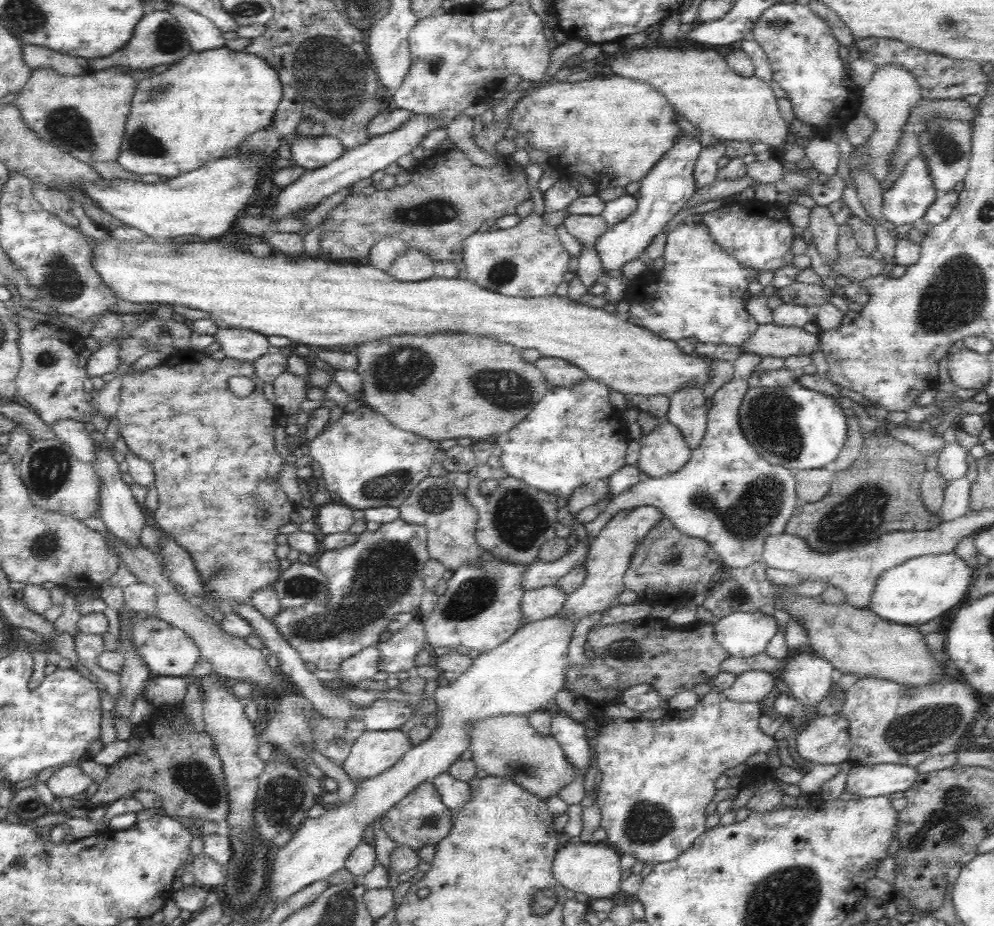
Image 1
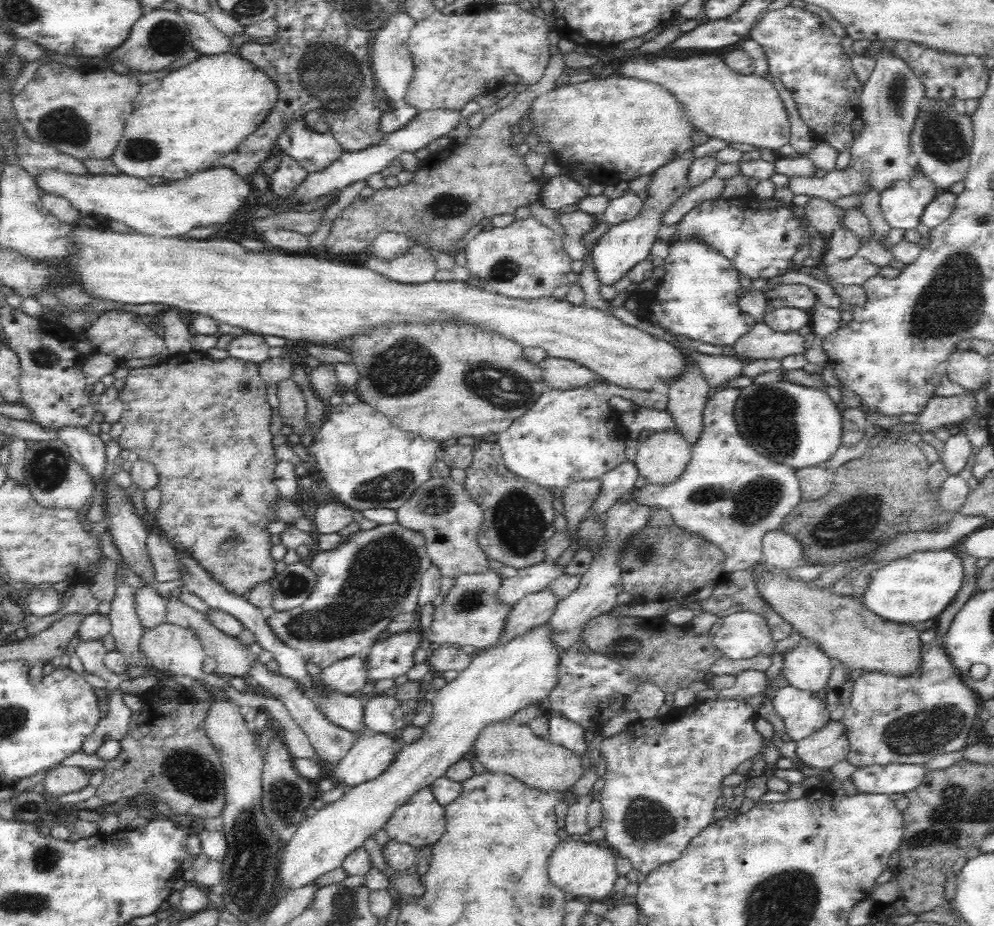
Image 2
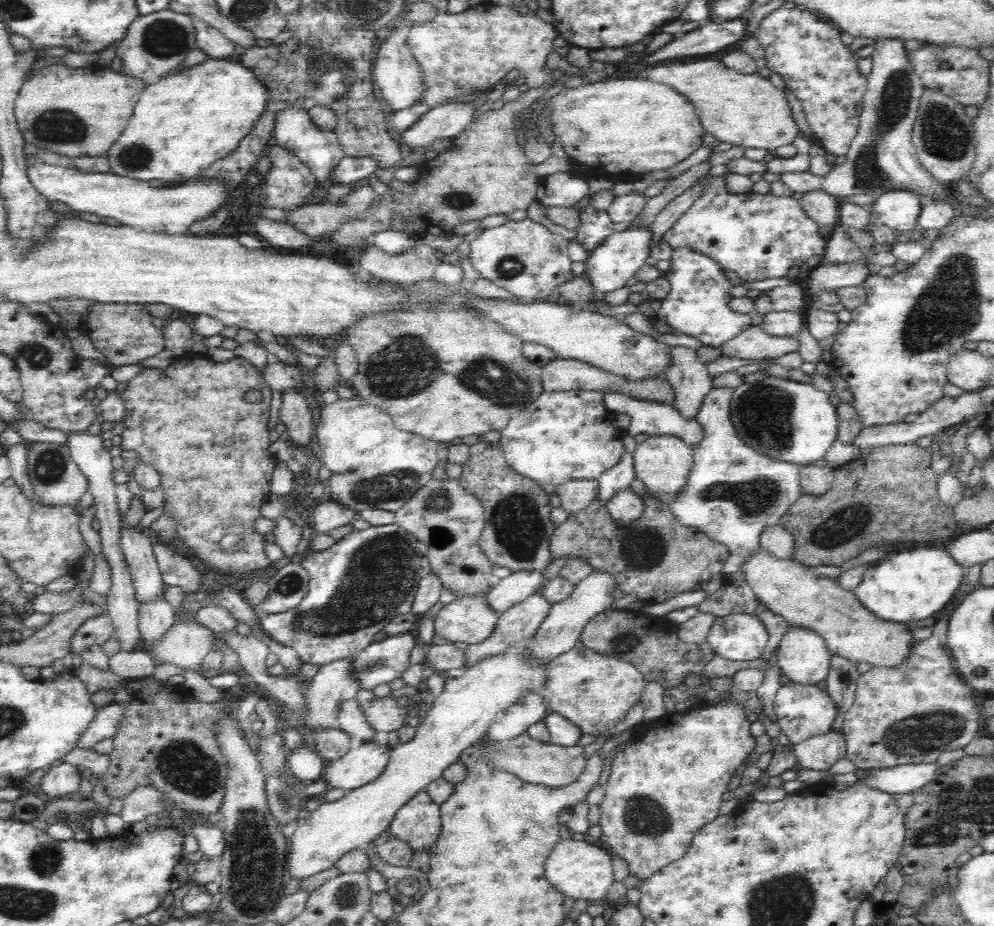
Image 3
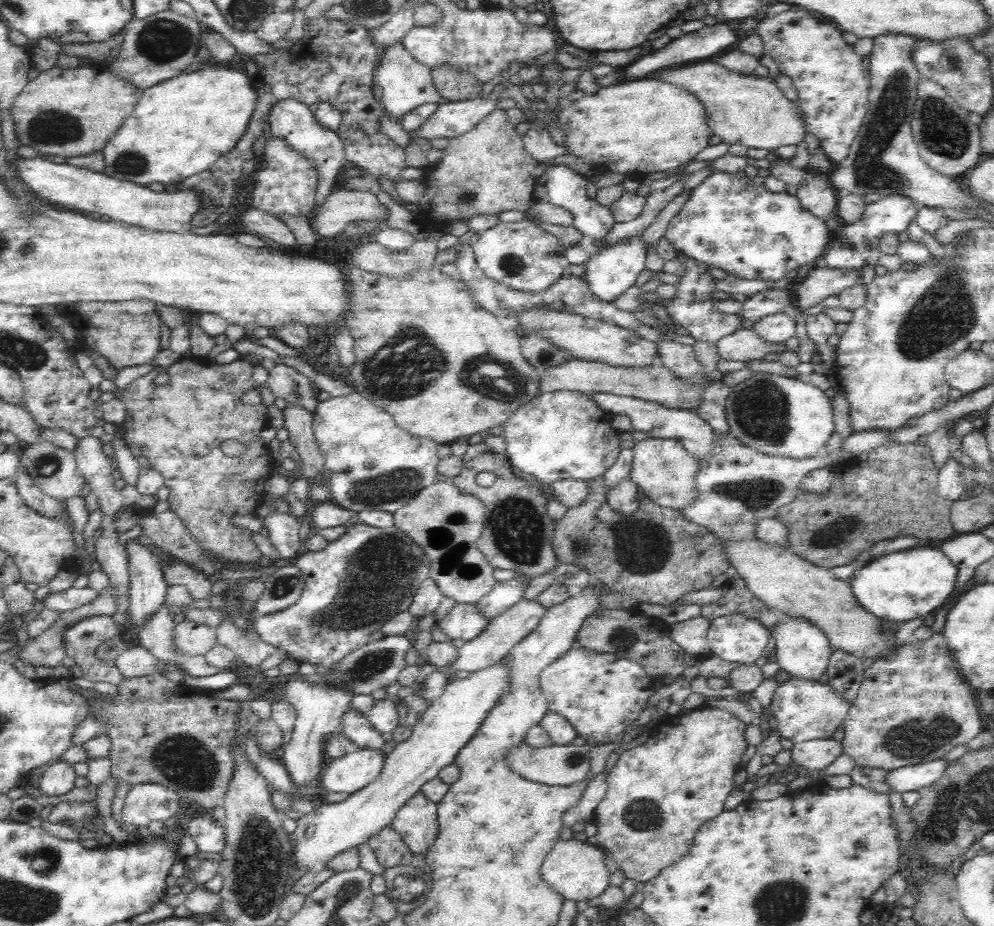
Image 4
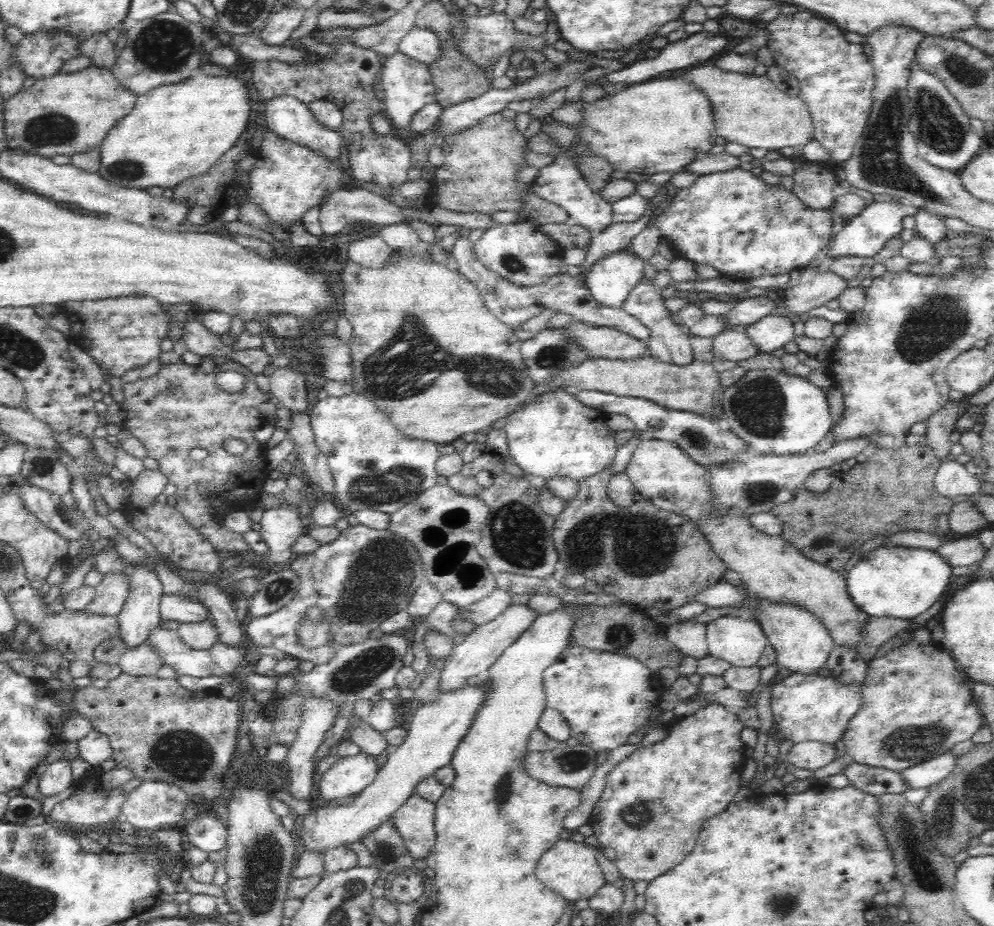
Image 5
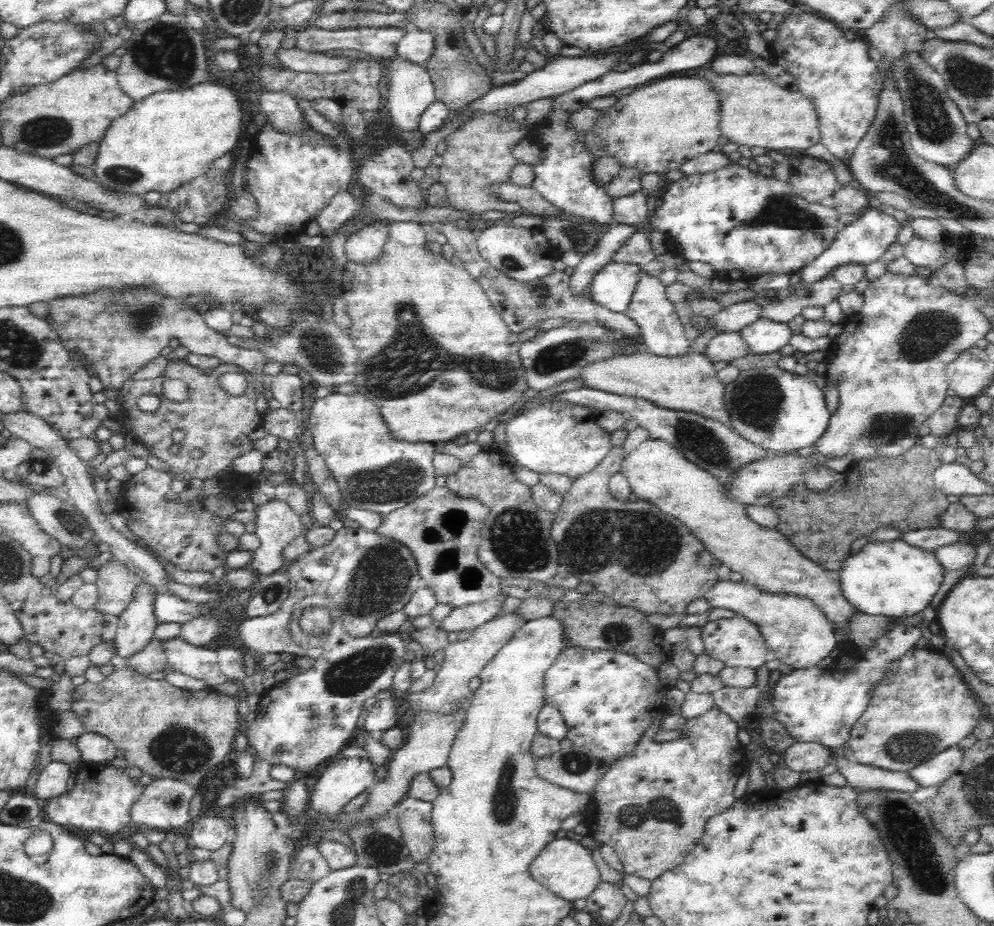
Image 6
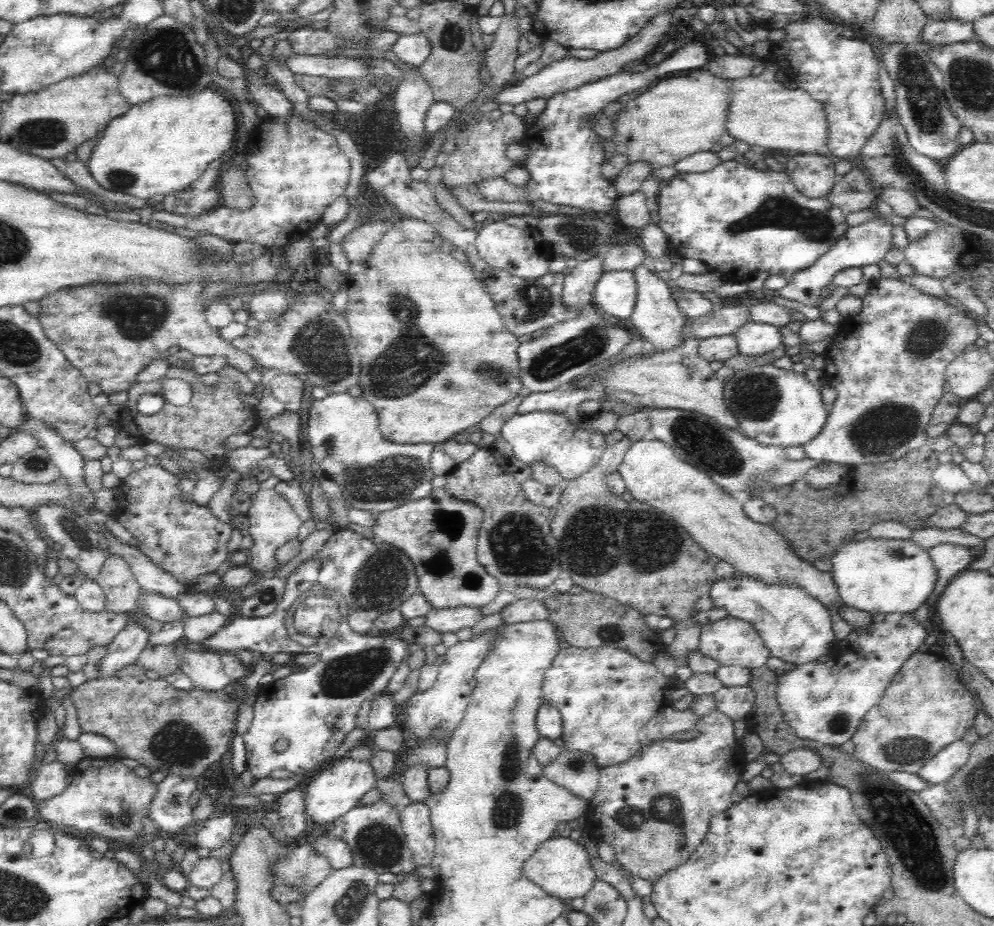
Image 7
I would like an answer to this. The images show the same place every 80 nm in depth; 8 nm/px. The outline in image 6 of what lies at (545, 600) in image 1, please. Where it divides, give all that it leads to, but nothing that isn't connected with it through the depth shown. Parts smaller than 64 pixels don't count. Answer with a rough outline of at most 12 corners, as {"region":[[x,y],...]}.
{"region":[[513,612],[450,642],[432,685],[406,695],[412,712],[452,712],[524,626]]}

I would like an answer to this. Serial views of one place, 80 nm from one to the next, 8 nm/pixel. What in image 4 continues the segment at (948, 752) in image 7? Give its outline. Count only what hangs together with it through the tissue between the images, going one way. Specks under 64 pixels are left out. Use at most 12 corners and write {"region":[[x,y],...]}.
{"region":[[944,758],[888,771],[885,786],[900,794],[917,792],[942,777]]}

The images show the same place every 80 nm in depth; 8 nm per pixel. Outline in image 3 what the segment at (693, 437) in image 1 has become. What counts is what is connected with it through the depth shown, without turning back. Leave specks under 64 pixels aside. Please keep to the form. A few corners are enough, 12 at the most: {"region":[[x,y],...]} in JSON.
{"region":[[672,347],[668,404],[697,420],[713,381],[697,352]]}

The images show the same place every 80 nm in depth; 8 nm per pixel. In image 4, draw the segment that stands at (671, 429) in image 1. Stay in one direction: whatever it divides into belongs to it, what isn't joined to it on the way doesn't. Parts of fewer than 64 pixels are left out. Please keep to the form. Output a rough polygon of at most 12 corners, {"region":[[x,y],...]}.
{"region":[[674,438],[635,443],[631,481],[680,511],[698,459]]}

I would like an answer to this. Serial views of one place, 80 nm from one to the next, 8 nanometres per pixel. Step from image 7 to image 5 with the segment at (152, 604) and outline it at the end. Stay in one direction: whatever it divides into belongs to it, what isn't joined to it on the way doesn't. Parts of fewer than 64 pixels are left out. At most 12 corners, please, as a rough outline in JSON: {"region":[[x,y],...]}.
{"region":[[164,595],[160,618],[178,623],[212,622],[202,602]]}

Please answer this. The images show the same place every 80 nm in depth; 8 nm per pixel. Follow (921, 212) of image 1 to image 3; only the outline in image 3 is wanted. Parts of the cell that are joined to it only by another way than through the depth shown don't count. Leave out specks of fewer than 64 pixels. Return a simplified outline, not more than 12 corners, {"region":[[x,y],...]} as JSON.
{"region":[[907,188],[873,202],[877,219],[901,236],[915,230],[928,198]]}

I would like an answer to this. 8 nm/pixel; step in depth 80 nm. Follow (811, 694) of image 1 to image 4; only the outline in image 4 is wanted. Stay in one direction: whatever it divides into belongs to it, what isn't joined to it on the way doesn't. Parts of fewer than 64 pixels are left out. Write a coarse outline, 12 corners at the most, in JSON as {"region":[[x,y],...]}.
{"region":[[804,618],[774,627],[775,660],[791,678],[818,681],[830,643]]}

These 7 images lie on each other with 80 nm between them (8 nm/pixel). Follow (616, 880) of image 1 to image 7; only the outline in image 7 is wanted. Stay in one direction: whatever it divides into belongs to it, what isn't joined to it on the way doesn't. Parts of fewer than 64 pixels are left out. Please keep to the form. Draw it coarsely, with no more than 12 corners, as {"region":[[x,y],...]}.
{"region":[[553,838],[524,863],[552,897],[584,898],[598,880],[586,848]]}

